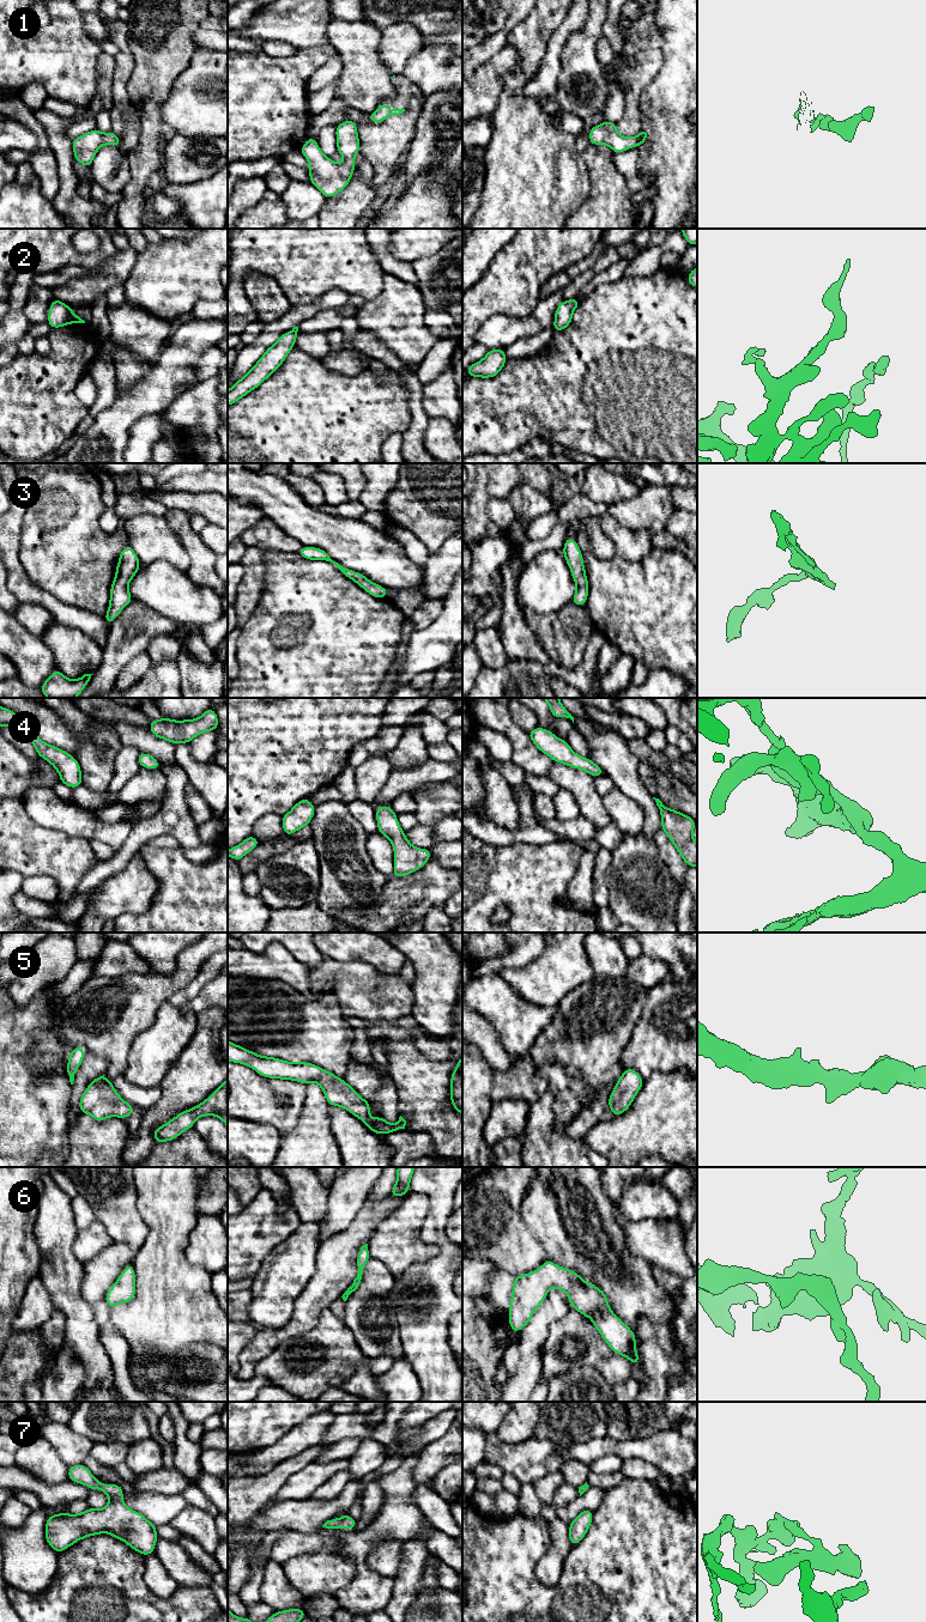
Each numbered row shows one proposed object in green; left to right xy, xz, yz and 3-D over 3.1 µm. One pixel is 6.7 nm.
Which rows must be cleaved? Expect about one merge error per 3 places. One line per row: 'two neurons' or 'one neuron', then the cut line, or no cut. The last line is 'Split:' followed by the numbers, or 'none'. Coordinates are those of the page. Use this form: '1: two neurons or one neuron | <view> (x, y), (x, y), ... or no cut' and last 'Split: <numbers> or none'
1: one neuron | no cut
2: one neuron | no cut
3: one neuron | no cut
4: one neuron | no cut
5: one neuron | no cut
6: one neuron | no cut
7: one neuron | no cut
Split: none

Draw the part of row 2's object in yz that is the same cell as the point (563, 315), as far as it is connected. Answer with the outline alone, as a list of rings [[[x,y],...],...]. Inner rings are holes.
[[[573,298],[569,300],[562,300],[555,311],[555,322],[552,329],[555,332],[564,330],[573,320],[574,310],[580,305],[581,300]]]

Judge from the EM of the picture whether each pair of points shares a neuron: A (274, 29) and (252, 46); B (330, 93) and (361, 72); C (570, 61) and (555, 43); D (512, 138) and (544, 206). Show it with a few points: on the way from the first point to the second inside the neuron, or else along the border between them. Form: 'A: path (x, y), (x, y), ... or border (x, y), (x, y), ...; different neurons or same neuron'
A: border (240, 35), (262, 41); different neurons
B: border (339, 78), (334, 96); different neurons
C: border (580, 29), (567, 40), (556, 79); different neurons
D: path (528, 155), (533, 169), (533, 189); same neuron

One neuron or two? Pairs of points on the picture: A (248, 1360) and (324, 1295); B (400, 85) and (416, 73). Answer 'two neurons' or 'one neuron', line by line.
A: one neuron
B: two neurons

